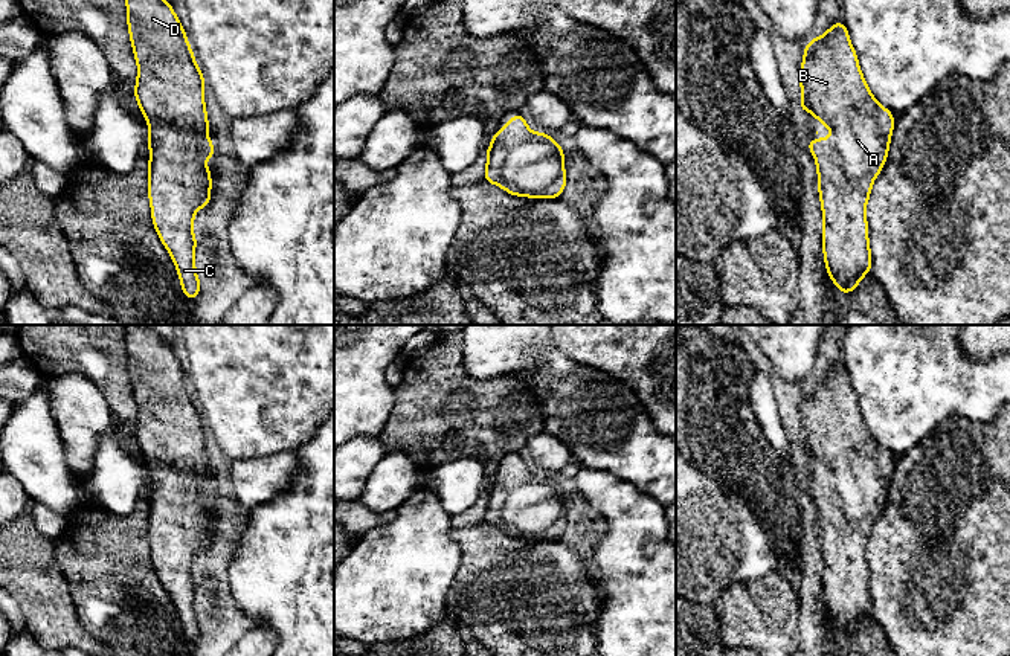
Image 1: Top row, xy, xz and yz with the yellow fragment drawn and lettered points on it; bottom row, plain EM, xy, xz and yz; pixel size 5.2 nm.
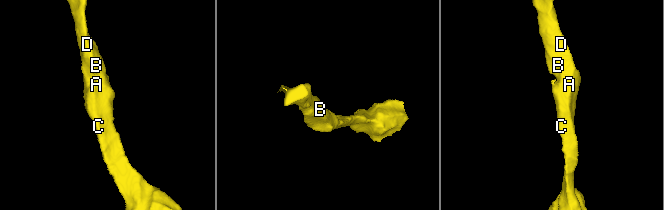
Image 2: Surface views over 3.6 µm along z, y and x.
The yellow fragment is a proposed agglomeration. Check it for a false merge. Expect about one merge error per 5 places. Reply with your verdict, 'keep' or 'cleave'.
keep

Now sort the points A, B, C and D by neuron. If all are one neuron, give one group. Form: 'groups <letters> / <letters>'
groups A B C D

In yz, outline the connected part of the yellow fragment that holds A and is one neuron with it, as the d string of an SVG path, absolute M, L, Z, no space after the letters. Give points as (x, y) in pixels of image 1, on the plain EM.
M836 363L822 378L812 380L804 389L799 427L801 452L812 455L824 468L831 470L830 482L816 479L804 487L815 497L818 511L827 615L835 629L848 636L859 627L864 616L871 615L865 549L873 523L888 500L894 456L870 433L844 363Z

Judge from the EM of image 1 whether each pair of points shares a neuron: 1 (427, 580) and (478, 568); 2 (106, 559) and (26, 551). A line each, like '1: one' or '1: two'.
1: two
2: two

